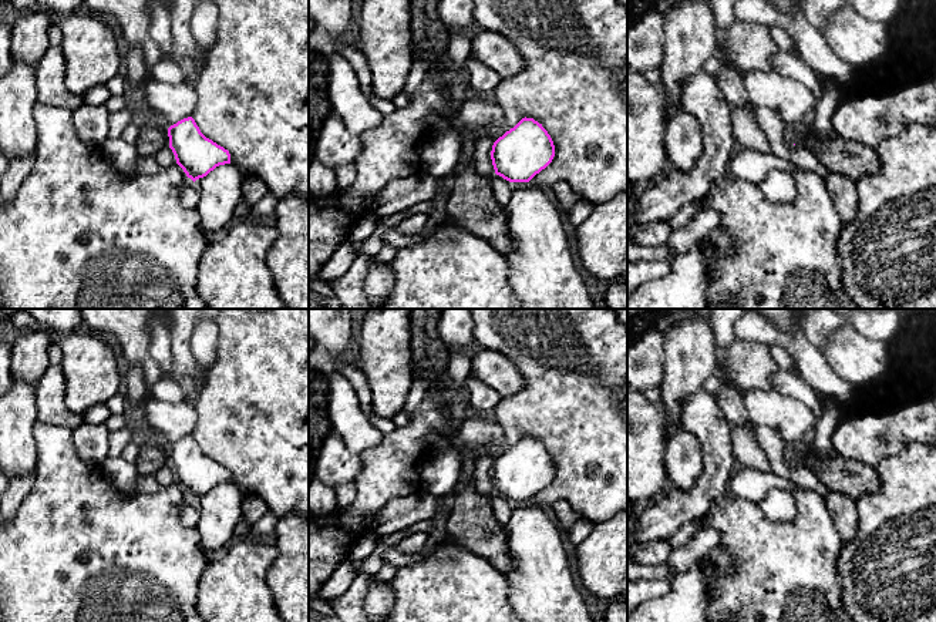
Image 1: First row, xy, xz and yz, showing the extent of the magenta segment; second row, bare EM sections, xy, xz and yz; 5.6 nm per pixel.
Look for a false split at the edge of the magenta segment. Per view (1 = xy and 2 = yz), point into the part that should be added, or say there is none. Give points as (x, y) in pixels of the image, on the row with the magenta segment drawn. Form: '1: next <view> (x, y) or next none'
1: next xy (165, 157)
2: next none

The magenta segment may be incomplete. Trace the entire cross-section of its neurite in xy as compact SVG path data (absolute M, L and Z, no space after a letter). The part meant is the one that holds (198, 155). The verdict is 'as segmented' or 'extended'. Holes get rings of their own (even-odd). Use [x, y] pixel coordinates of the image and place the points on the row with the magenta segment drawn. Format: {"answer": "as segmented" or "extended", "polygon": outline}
{"answer": "extended", "polygon": "M192 117L171 125L168 137L169 145L155 155L162 169L176 162L195 182L216 167L230 164L229 151L206 138Z"}

